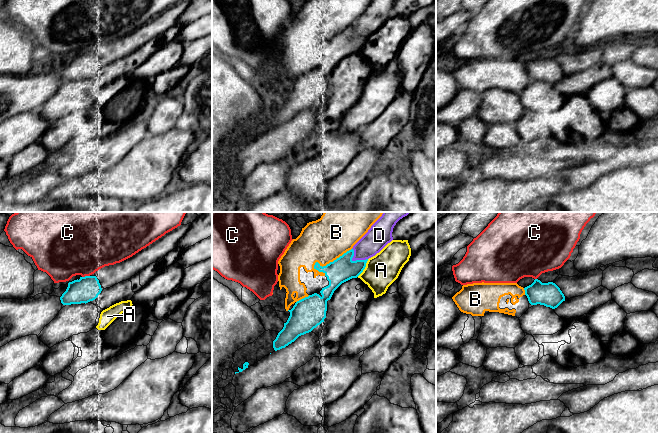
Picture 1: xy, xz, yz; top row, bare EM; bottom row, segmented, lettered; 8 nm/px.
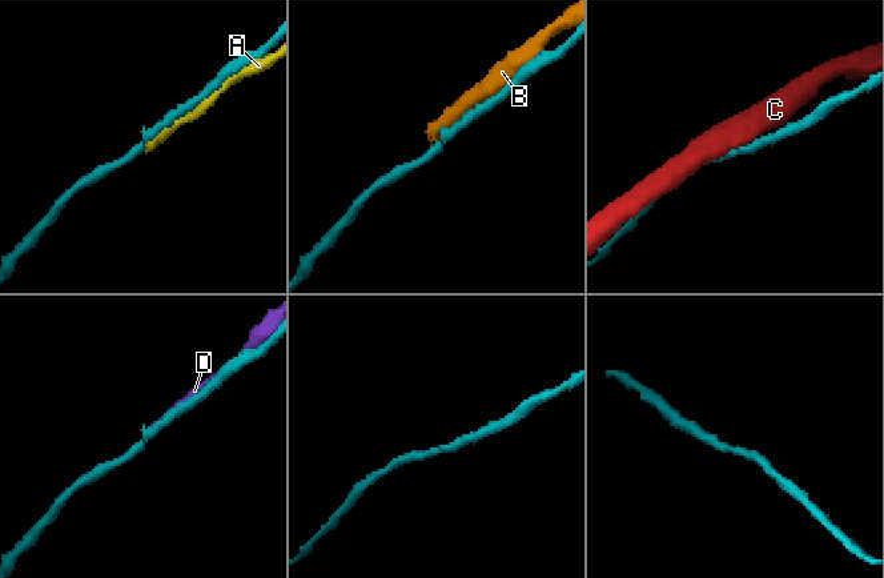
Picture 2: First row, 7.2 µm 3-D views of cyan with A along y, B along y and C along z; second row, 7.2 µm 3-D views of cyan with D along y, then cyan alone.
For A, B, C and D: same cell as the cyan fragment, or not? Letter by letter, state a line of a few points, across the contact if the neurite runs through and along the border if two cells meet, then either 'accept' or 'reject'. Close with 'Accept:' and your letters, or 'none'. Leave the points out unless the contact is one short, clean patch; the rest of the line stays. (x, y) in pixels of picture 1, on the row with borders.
A: reject
B: reject
C: reject
D: reject
Accept: none

